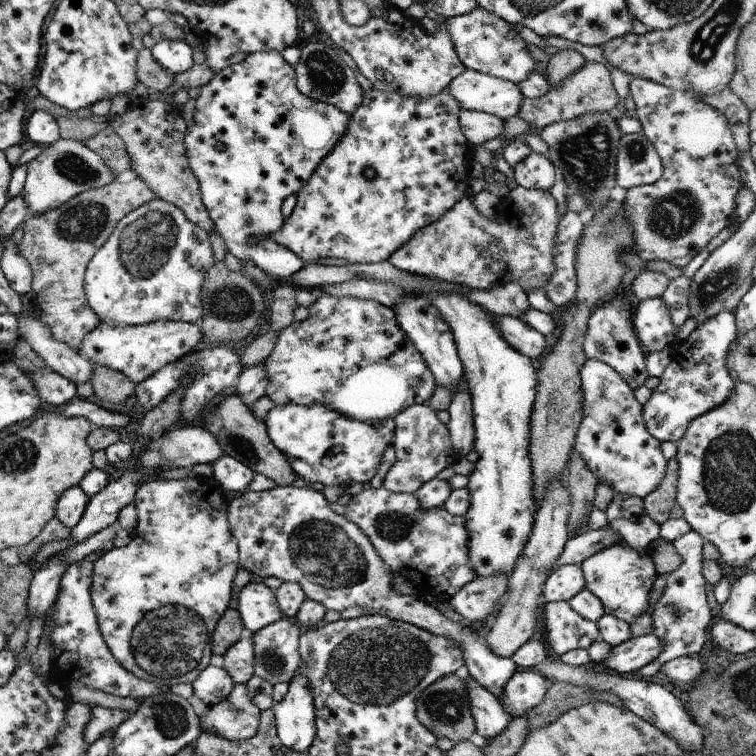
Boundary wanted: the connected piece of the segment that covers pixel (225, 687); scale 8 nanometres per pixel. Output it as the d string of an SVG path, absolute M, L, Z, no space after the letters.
M210 665L192 684L192 687L194 694L208 708L212 708L216 704L226 701L235 685L233 678L226 669Z

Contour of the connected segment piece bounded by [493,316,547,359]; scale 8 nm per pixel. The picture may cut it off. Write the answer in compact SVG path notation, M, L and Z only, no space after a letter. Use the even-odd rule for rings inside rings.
M493 317L506 342L522 355L534 359L545 350L547 346L545 337L540 332L533 330L521 318Z

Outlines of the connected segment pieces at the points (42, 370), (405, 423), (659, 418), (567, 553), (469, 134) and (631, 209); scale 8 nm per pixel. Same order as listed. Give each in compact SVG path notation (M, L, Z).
M20 336L13 354L7 356L4 361L10 359L20 363L27 370L27 373L31 374L33 383L43 402L50 403L55 407L61 407L64 404L68 405L78 396L77 386L74 385L74 382L63 378L60 374L48 368L32 351L32 348L26 342L23 342Z
M428 404L407 407L393 422L395 460L382 482L382 487L389 492L415 494L426 482L437 478L440 472L459 459L451 444L447 426L438 420Z
M725 308L717 316L707 319L686 338L676 338L670 349L670 364L660 376L660 384L643 406L646 429L660 443L680 441L690 422L723 404L733 390L733 378L726 366L731 345L737 338L735 317Z
M611 526L580 533L568 540L555 568L561 565L581 565L590 556L618 545L622 540L623 537Z
M461 110L459 124L463 134L473 145L484 145L491 139L502 137L505 122L489 113Z
M641 77L632 78L630 94L636 105L641 133L656 148L663 167L662 177L656 183L626 192L625 214L633 227L636 254L644 262L660 260L680 269L706 248L710 240L735 223L735 199L743 184L730 124L718 110L699 100L702 94L670 89Z

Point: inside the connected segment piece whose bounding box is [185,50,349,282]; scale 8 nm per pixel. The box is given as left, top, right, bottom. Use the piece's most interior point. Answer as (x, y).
(256, 140)

